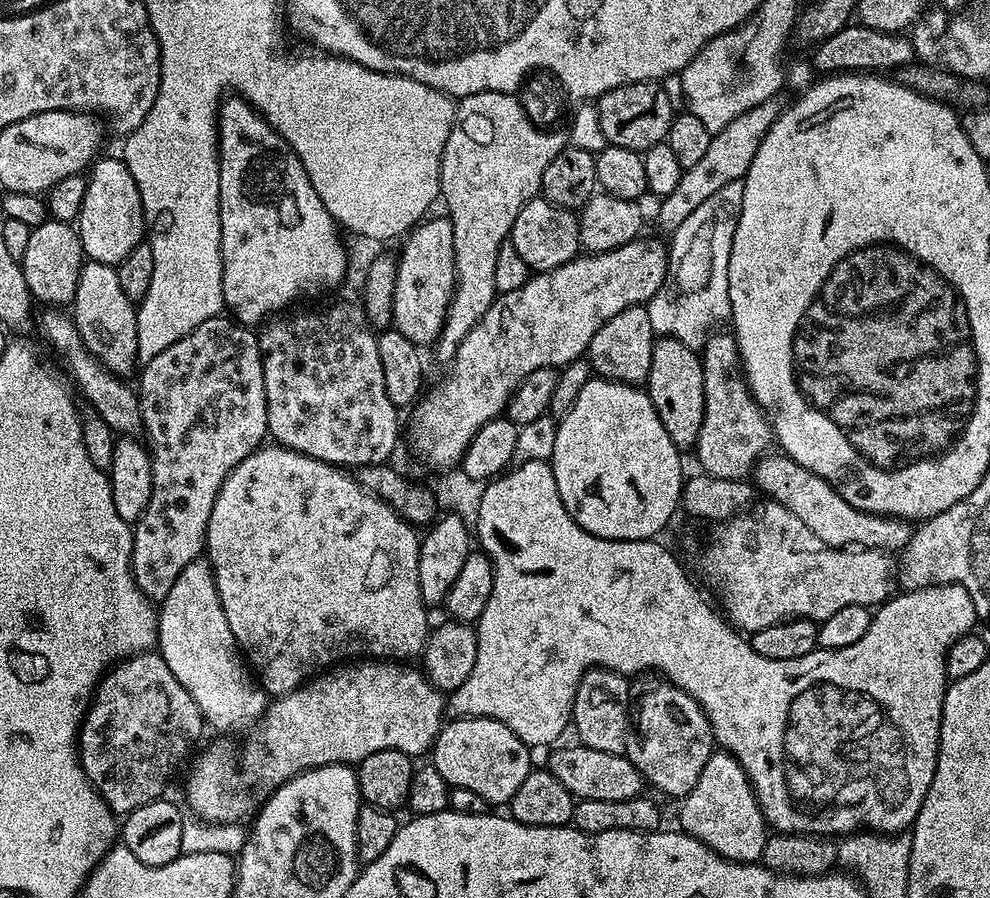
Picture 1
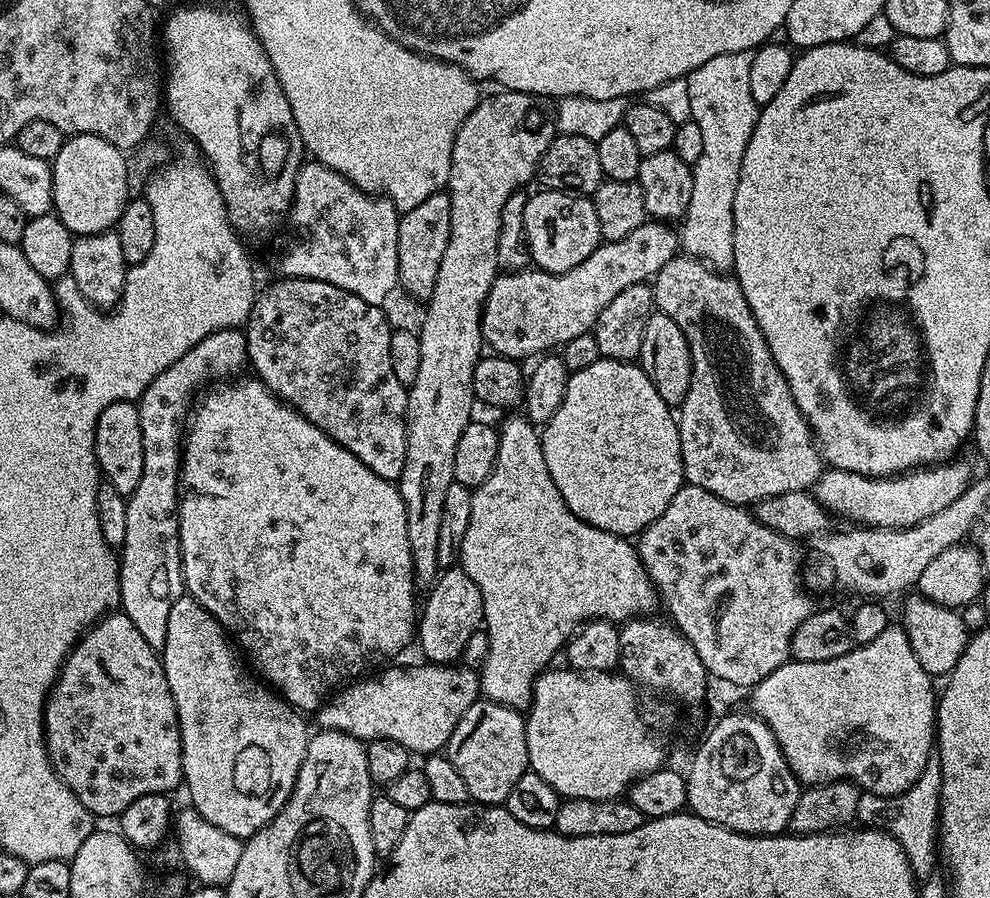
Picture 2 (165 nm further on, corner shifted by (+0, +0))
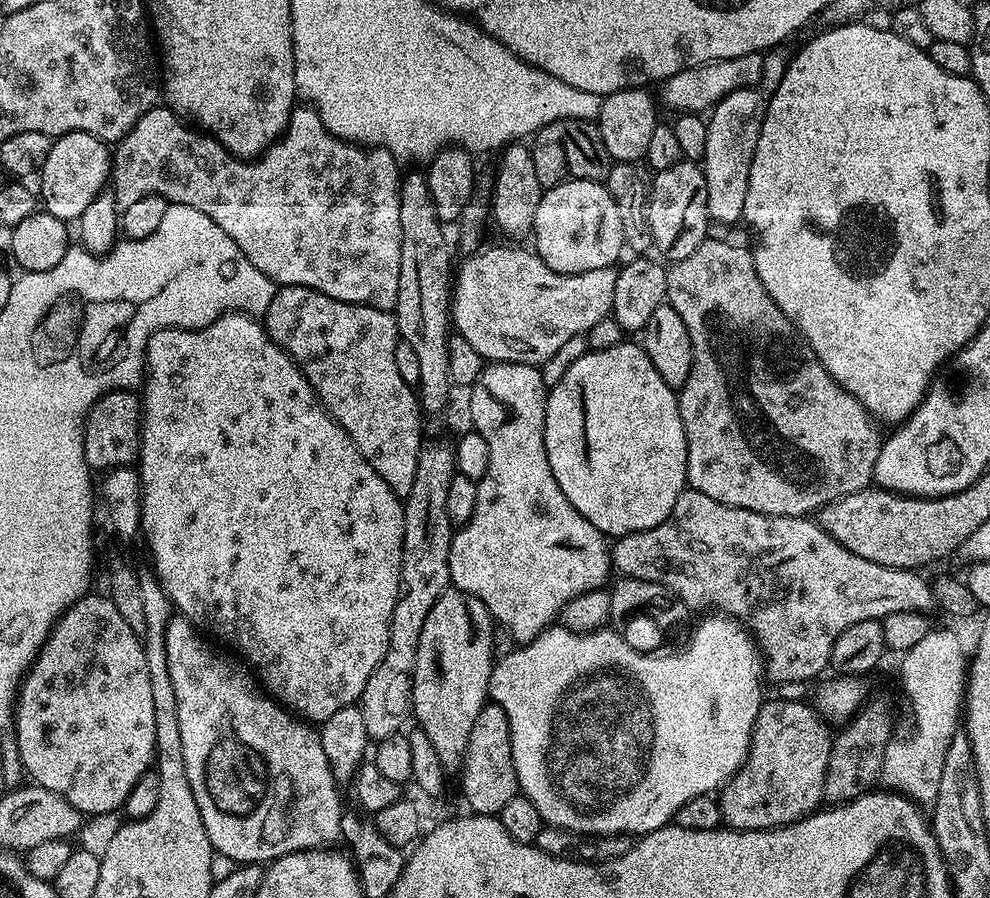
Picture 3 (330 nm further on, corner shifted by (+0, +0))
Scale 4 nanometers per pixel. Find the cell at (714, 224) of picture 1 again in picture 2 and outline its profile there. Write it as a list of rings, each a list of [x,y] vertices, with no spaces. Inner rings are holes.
[[[752,52],[718,54],[718,58],[702,62],[698,70],[686,77],[690,86],[691,120],[696,123],[698,130],[702,130],[702,154],[698,162],[691,165],[694,190],[690,194],[690,206],[682,221],[684,229],[681,227],[678,232],[678,244],[687,255],[703,260],[722,273],[727,273],[734,262],[734,194],[738,190],[742,158],[746,154],[750,134],[754,134],[754,126],[760,117],[760,108],[754,102],[754,94],[750,94],[751,61]]]

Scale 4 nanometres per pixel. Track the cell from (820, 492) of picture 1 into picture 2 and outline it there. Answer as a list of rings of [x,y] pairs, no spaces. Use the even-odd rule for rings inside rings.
[[[961,458],[935,466],[917,468],[899,476],[863,476],[850,470],[832,468],[814,485],[816,501],[833,517],[845,516],[852,524],[866,528],[913,528],[934,514],[946,510],[968,489],[974,479],[972,468]]]

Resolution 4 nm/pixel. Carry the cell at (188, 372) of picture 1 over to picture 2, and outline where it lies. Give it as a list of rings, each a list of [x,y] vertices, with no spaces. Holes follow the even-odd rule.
[[[223,328],[210,333],[174,366],[154,378],[138,401],[142,426],[142,482],[138,482],[138,490],[127,497],[126,538],[118,554],[119,607],[124,616],[134,622],[134,630],[138,630],[138,634],[142,634],[142,638],[146,638],[155,650],[163,649],[170,610],[186,592],[178,522],[180,462],[186,425],[197,399],[196,391],[203,384],[228,382],[239,377],[247,364],[248,343],[243,331],[240,328]]]

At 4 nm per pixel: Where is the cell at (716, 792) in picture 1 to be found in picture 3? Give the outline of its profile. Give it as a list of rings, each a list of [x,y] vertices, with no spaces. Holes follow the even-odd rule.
[[[765,699],[754,722],[748,757],[731,780],[719,789],[718,799],[723,823],[737,830],[781,828],[783,824],[792,824],[817,811],[824,800],[824,783],[834,735],[833,729],[827,727],[831,728],[811,703],[804,700]]]

